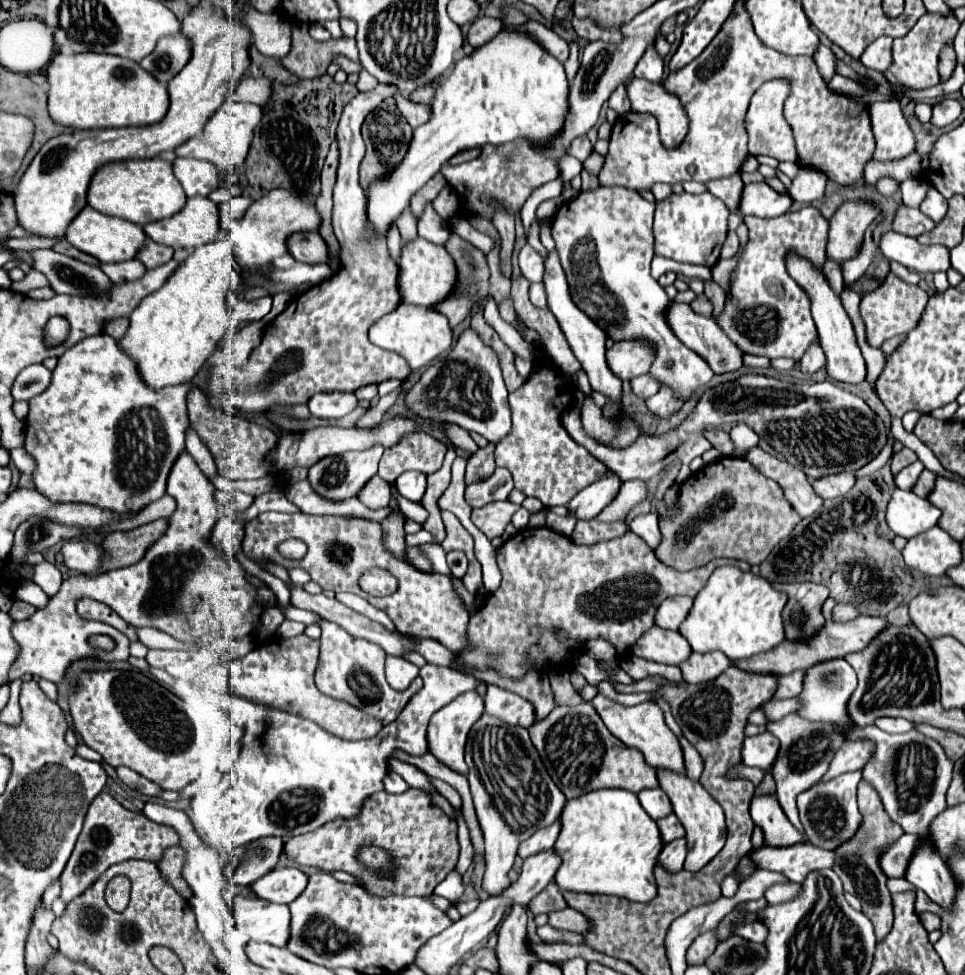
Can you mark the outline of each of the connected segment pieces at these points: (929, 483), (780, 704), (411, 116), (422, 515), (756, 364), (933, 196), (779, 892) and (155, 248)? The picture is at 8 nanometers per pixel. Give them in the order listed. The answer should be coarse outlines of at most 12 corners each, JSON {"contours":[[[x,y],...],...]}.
{"contours":[[[923,469],[913,491],[927,499],[935,485],[935,473]],[[797,699],[769,701],[761,709],[769,719],[783,719],[799,709]],[[403,93],[395,103],[415,129],[429,119],[429,105],[413,103]],[[398,495],[398,503],[406,517],[420,524],[429,514],[421,503]],[[743,353],[743,365],[753,369],[769,367],[769,359]],[[929,189],[919,207],[939,223],[947,215],[947,199]],[[775,883],[763,893],[769,903],[793,899],[801,885]],[[147,239],[137,257],[147,269],[173,259],[173,249]]]}

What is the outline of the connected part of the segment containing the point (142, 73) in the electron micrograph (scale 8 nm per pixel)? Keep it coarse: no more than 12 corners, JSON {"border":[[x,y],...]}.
{"border":[[57,53],[49,113],[73,129],[151,125],[169,93],[139,63]]}

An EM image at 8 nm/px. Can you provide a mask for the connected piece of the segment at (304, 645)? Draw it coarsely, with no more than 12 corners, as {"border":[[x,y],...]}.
{"border":[[277,637],[231,663],[239,699],[349,741],[379,719],[315,687],[319,641]]}

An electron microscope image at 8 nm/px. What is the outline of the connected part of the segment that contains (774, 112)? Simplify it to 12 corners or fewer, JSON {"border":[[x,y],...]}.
{"border":[[779,79],[753,95],[745,117],[749,155],[797,161]]}

